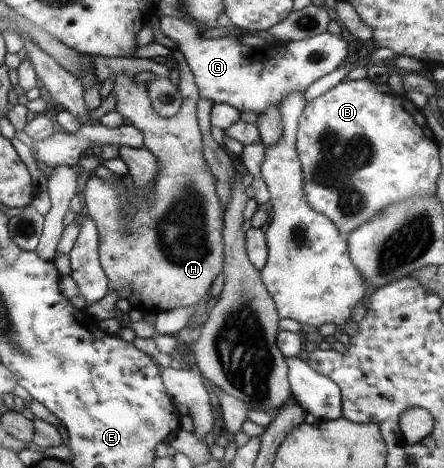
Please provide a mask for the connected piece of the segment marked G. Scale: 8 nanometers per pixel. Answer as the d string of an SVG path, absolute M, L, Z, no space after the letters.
M158 16L161 33L171 41L177 43L177 53L183 56L192 79L195 80L197 95L207 98L213 103L226 103L240 112L251 111L256 115L261 114L267 106L275 106L279 109L279 102L285 94L291 92L303 92L305 88L326 73L331 73L339 65L344 64L343 59L347 55L347 43L340 35L331 35L328 32L313 37L283 43L263 44L261 47L241 46L238 38L233 36L215 37L215 39L203 39L200 31L192 27L185 20L177 20L175 17Z

